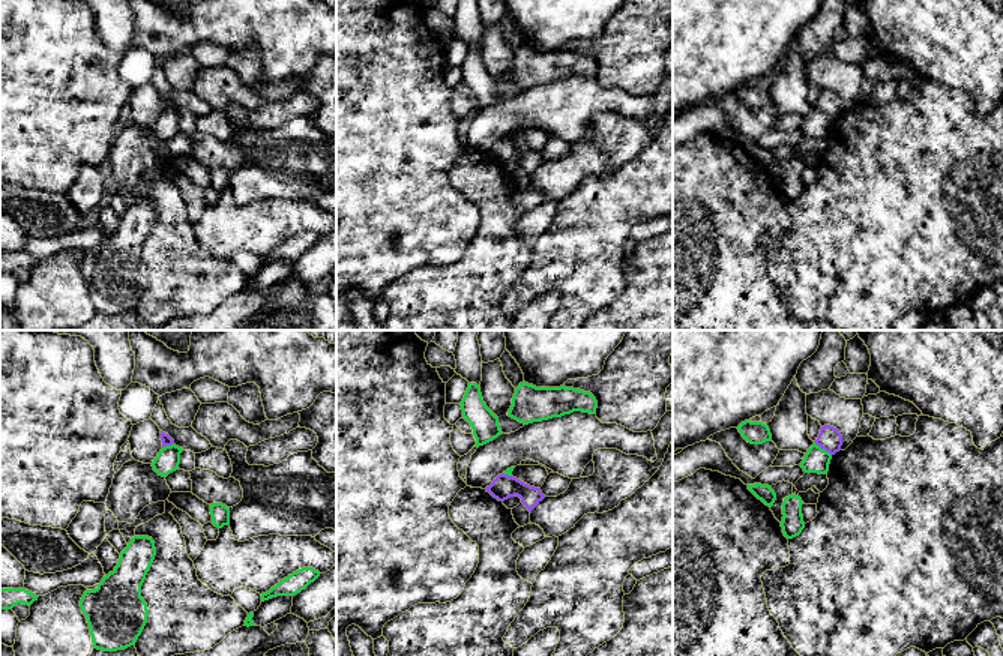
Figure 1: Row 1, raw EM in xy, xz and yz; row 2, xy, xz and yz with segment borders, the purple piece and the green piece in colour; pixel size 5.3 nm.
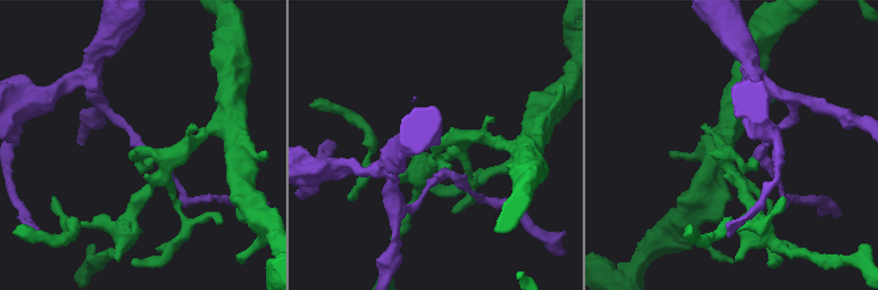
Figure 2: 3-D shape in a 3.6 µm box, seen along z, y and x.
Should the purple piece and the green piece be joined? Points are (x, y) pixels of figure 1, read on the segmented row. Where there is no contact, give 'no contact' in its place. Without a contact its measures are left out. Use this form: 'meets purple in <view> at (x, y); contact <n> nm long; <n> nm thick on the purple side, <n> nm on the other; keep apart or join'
meets purple in yz at (823, 448); contact 120 nm long; 130 nm thick on the purple side, 140 nm on the other; keep apart

